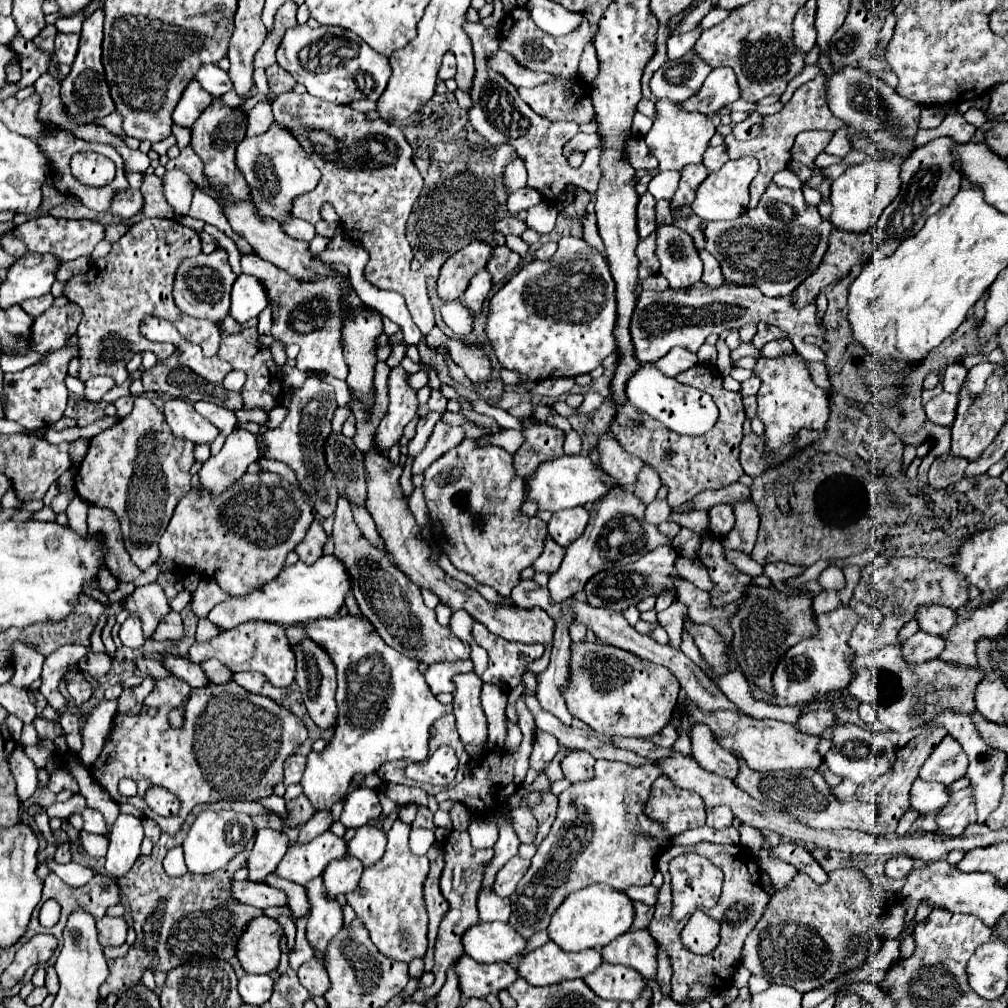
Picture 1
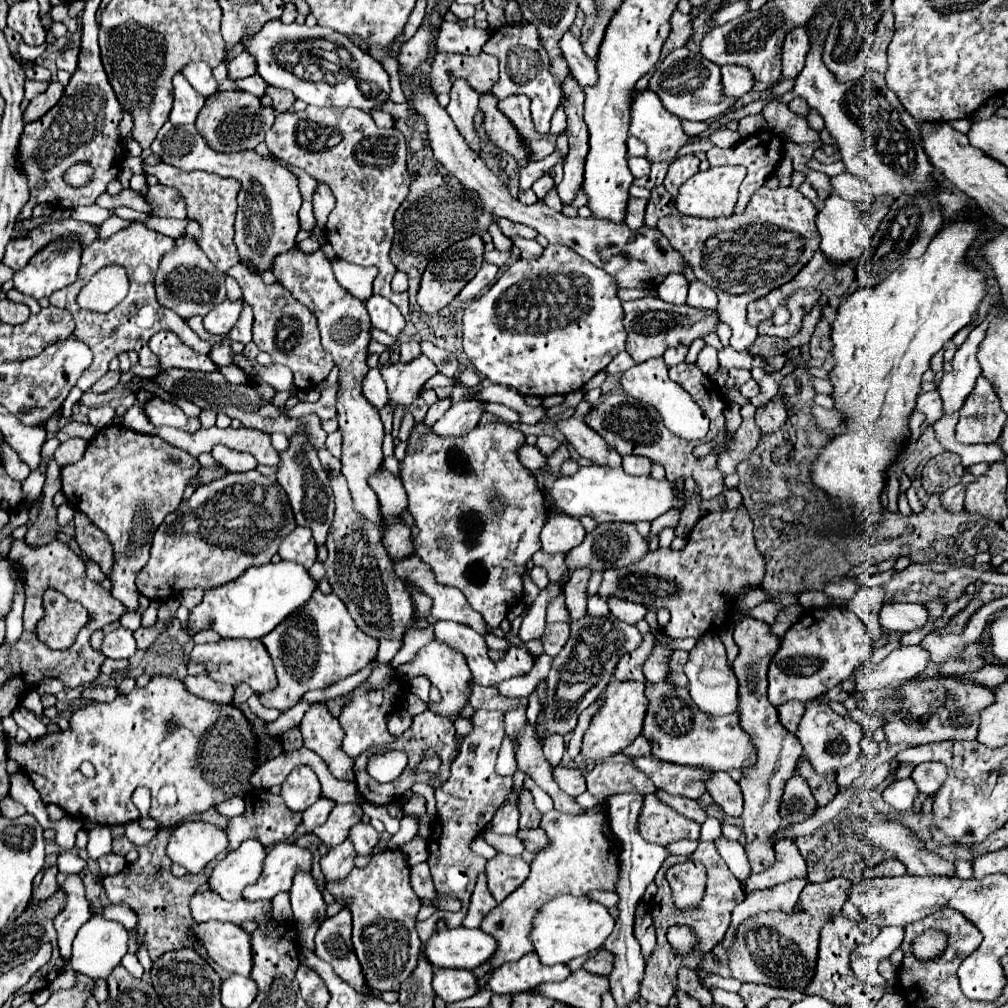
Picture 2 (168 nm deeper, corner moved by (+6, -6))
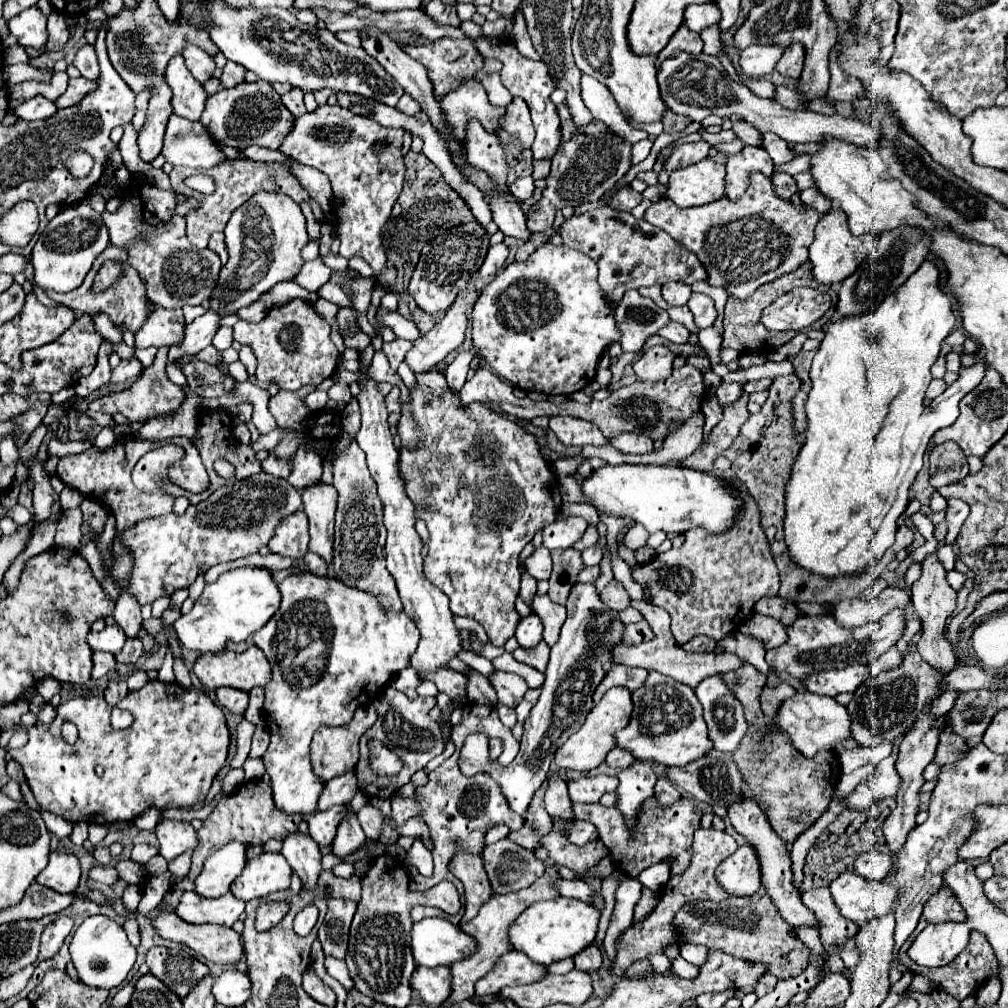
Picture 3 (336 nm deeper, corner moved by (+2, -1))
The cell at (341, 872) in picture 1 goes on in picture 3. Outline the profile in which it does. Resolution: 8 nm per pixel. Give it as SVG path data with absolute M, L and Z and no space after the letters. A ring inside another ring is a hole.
M348 805L348 813L342 819L342 823L338 825L338 833L336 839L332 843L334 855L340 859L346 859L350 853L354 853L362 843L366 841L366 835L356 819L356 811Z

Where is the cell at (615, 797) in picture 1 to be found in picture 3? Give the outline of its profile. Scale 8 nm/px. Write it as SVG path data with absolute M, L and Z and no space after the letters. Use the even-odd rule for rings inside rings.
M546 869L546 875L542 879L538 879L538 883L534 883L532 887L528 889L522 889L522 891L516 891L516 893L506 893L506 895L492 895L478 911L478 915L474 919L470 919L470 923L460 923L460 929L466 931L470 937L474 937L474 941L478 943L474 955L470 955L470 959L462 959L458 963L452 963L450 965L450 973L452 973L452 993L450 993L450 999L446 999L448 1005L454 1005L454 1003L460 1003L464 999L470 999L474 997L474 983L484 977L496 963L496 959L510 951L512 945L508 941L508 929L510 925L514 923L514 919L534 901L542 901L542 899L556 899L558 897L558 891L552 887L552 881L560 879L556 875L554 869Z

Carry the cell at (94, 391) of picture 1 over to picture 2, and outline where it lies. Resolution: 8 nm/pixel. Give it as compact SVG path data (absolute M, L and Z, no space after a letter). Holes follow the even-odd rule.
M108 372L106 376L102 376L102 378L94 384L94 388L90 388L90 392L94 392L94 394L106 392L106 390L110 390L110 388L114 388L114 386L118 384L118 378L120 378L118 372Z

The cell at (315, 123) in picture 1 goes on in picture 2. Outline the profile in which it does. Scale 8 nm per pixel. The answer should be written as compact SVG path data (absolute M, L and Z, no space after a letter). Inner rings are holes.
M308 106L302 112L280 112L276 114L274 128L266 132L266 144L268 150L278 156L280 160L302 168L318 182L326 184L334 198L336 206L328 216L326 222L326 238L332 244L338 258L358 264L358 266L376 266L378 276L374 278L374 294L386 296L392 300L404 316L410 312L408 302L408 290L406 292L392 292L390 280L396 274L396 266L390 260L390 248L394 240L394 214L400 208L400 204L408 196L410 188L410 174L406 172L406 140L398 128L378 128L370 116L370 112L362 112L358 108L318 108Z

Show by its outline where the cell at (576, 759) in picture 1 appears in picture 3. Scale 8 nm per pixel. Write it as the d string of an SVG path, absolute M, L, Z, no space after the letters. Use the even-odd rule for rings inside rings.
M598 775L598 777L580 777L578 781L568 783L572 803L598 803L602 793L616 791L618 777Z

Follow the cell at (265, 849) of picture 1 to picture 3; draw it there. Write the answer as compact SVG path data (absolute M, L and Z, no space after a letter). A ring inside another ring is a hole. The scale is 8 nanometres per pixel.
M228 843L214 855L210 855L202 867L202 873L194 881L194 891L206 899L222 897L228 893L232 881L246 865L246 845Z

